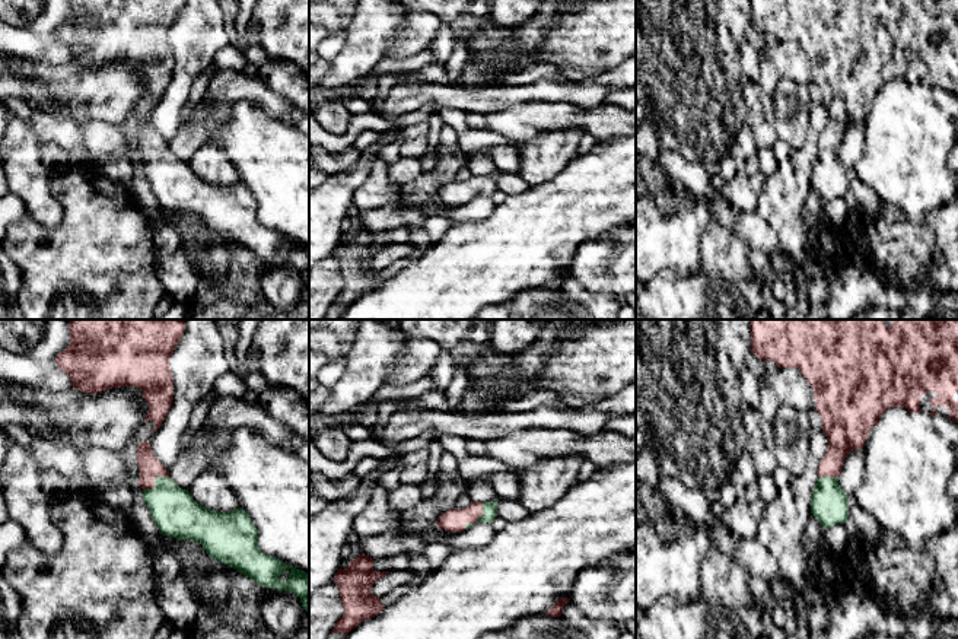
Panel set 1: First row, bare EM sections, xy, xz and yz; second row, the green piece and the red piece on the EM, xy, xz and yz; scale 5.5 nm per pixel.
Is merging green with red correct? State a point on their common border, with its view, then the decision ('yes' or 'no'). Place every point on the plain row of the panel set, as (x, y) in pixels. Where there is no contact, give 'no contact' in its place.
xy (155, 155) | yes

